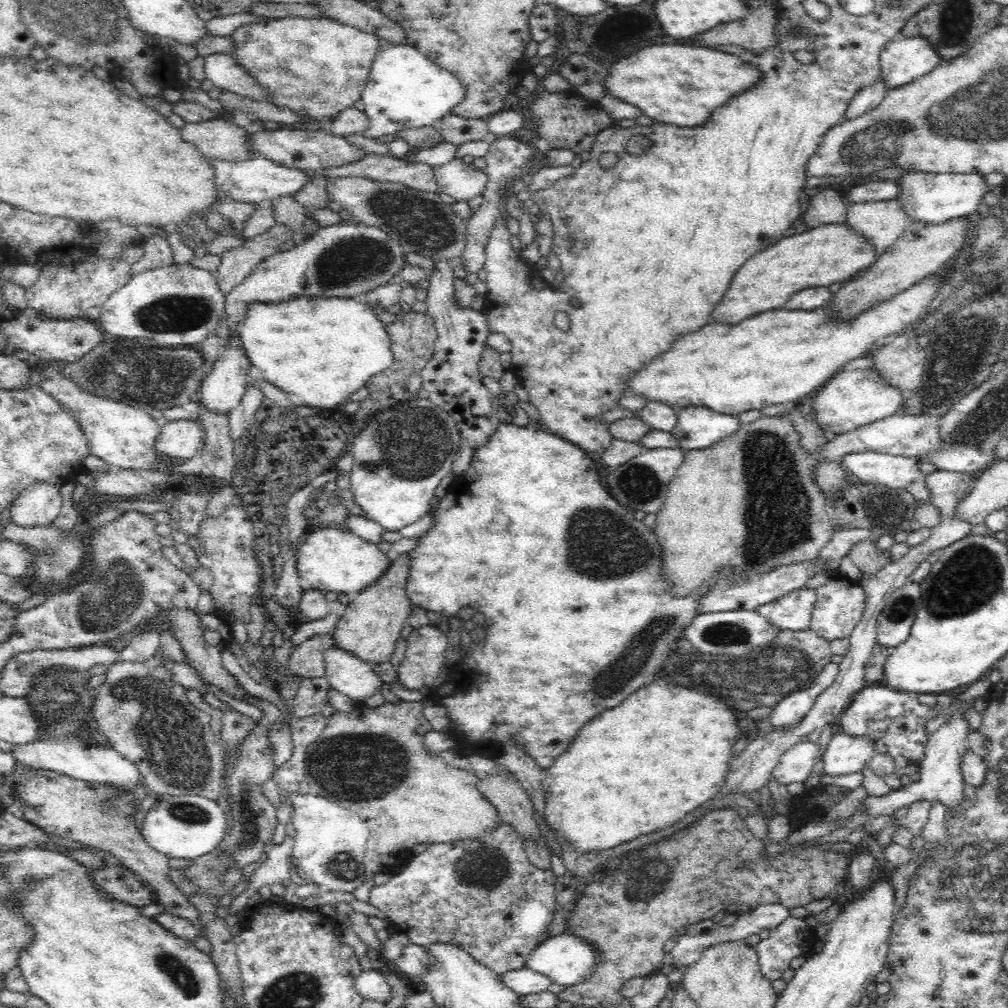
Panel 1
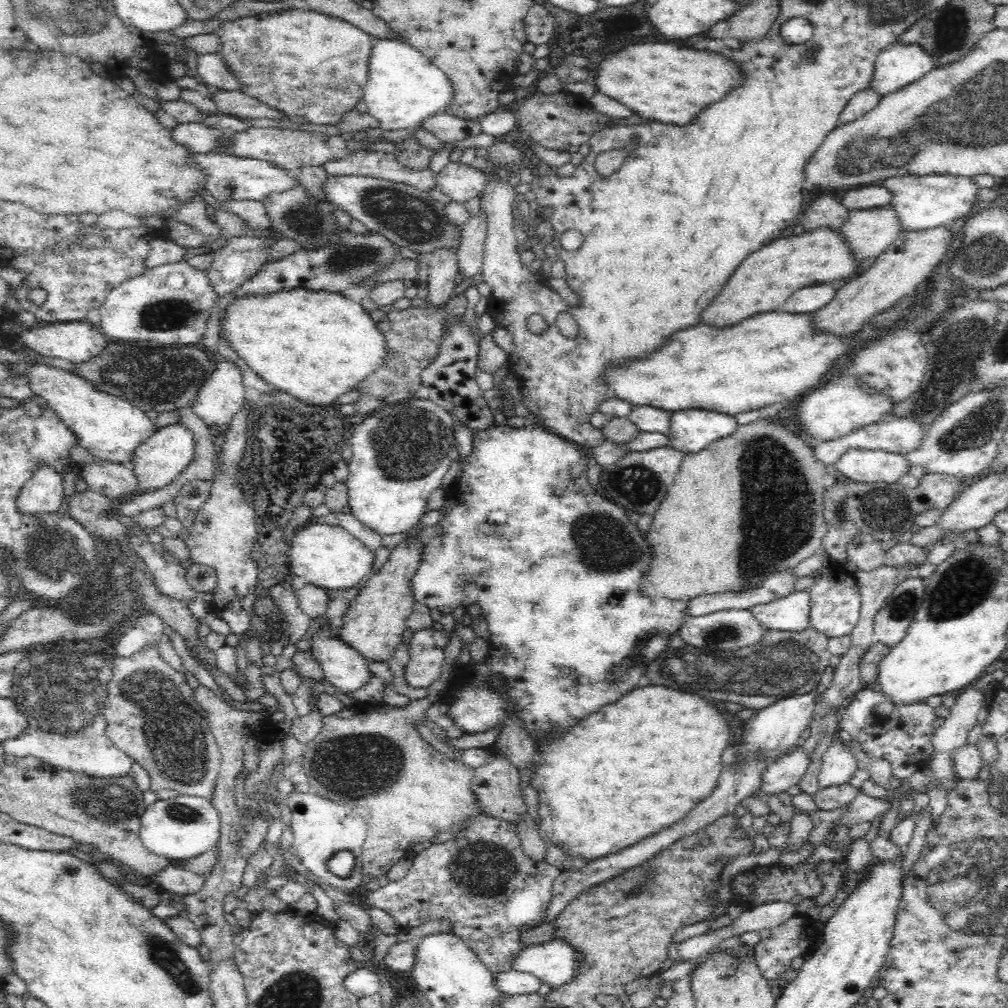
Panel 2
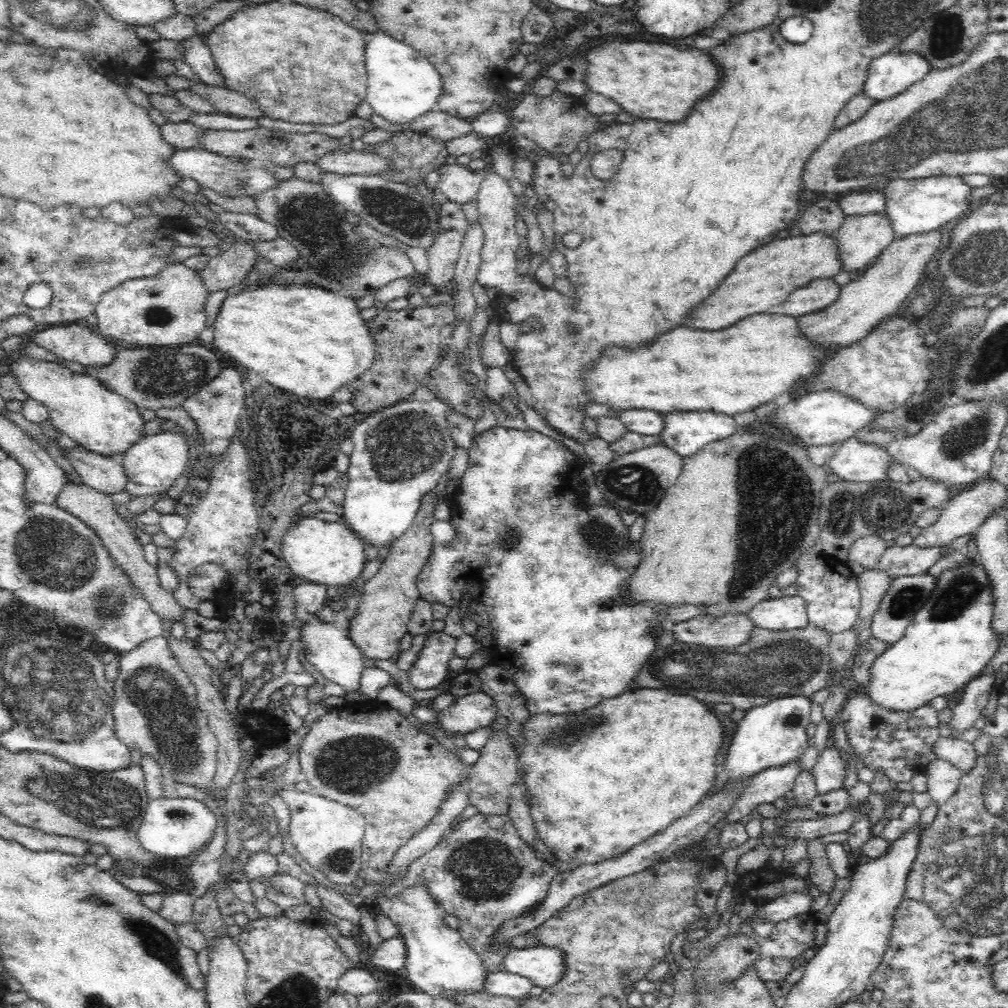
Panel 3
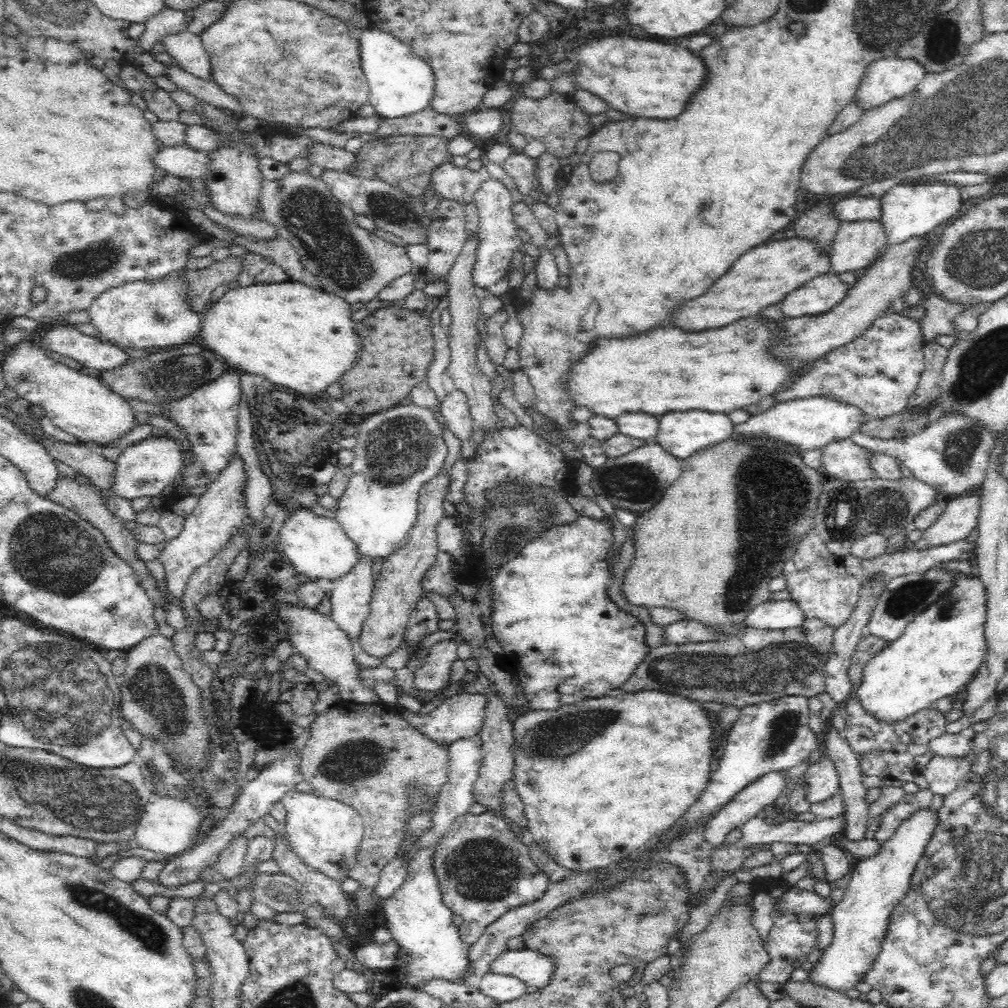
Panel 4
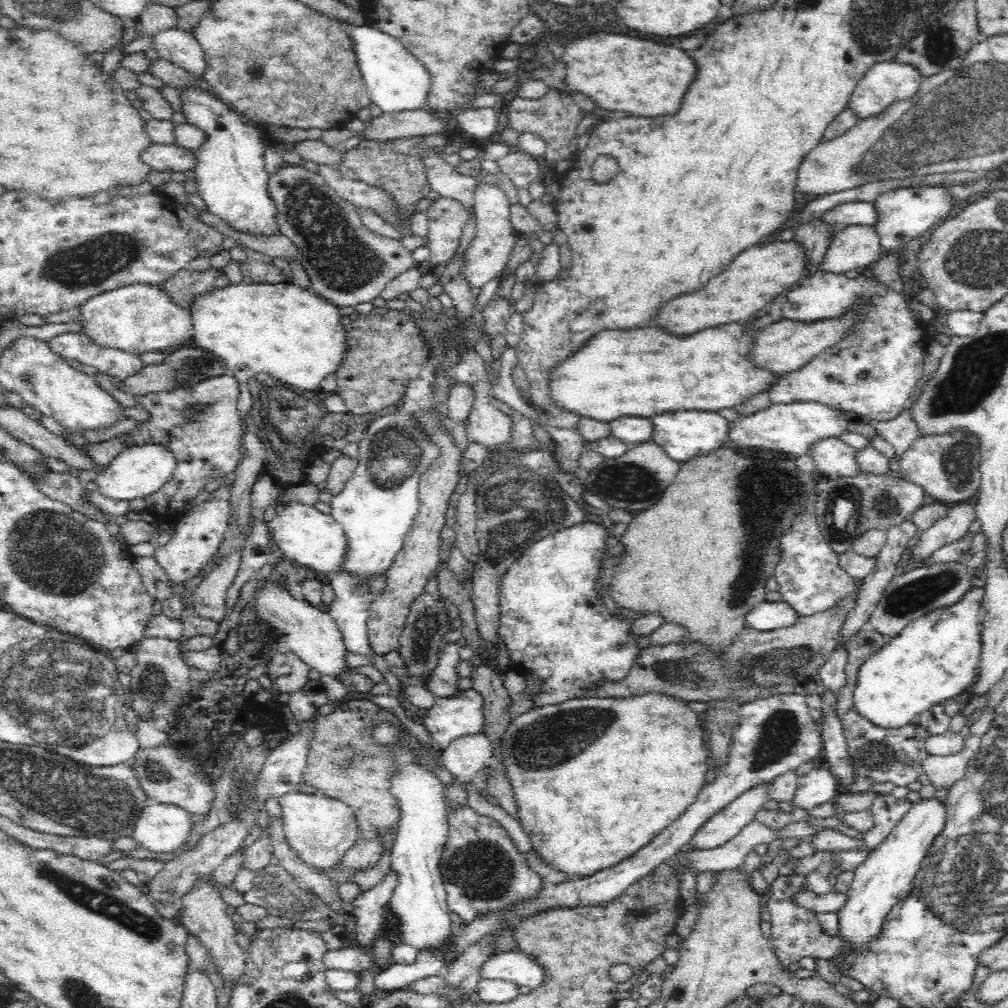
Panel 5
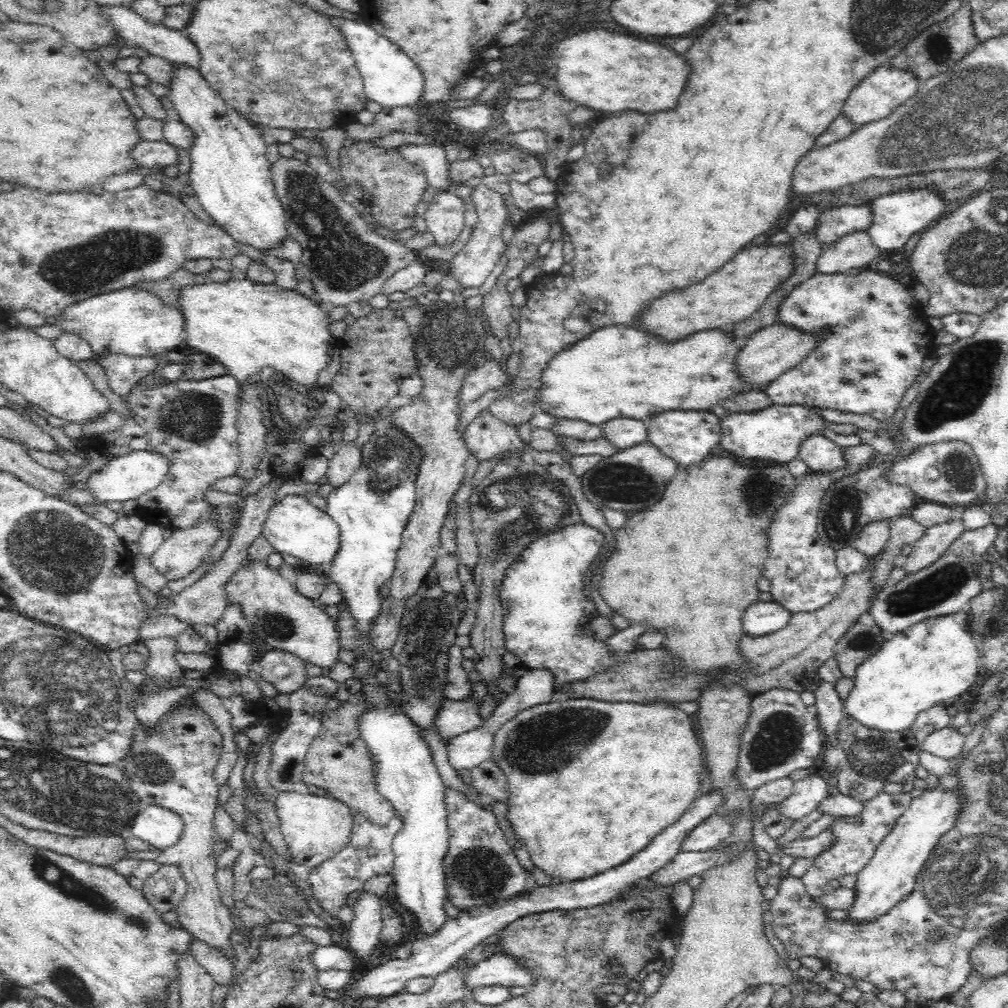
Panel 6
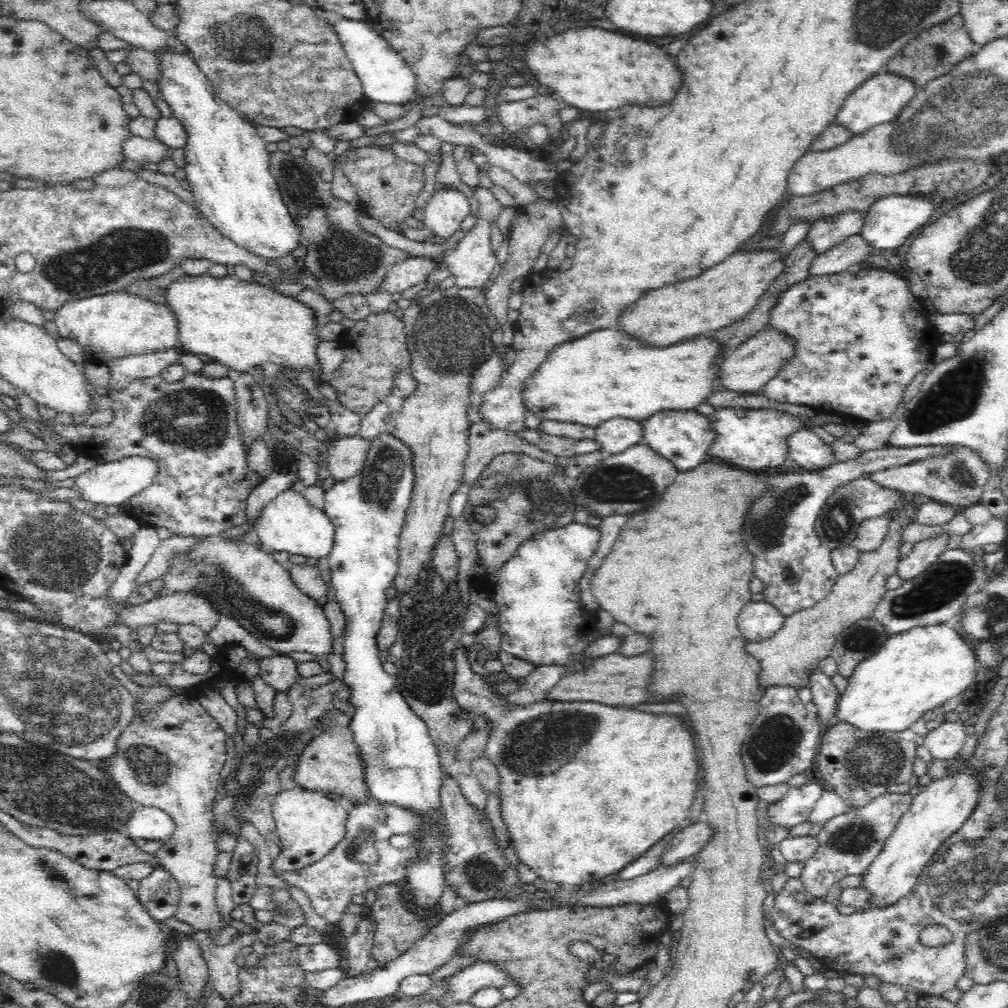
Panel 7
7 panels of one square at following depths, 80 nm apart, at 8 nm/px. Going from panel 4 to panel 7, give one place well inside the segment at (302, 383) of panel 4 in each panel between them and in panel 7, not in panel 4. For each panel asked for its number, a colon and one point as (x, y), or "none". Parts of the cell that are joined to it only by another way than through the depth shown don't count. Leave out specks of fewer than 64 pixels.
5: (295, 336)
6: (246, 326)
7: (241, 324)

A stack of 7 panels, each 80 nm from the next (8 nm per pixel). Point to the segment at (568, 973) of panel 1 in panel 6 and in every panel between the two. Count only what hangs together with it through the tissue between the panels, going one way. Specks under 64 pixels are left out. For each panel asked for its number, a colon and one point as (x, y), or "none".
2: (553, 963)
3: (542, 967)
4: (532, 969)
5: (513, 967)
6: (496, 970)

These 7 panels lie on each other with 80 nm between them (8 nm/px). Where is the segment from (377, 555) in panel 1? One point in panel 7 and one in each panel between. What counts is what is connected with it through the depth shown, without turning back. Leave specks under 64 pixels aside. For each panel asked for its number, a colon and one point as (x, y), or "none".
2: (328, 556)
3: (324, 552)
4: (317, 546)
5: (313, 539)
6: (293, 526)
7: (288, 523)

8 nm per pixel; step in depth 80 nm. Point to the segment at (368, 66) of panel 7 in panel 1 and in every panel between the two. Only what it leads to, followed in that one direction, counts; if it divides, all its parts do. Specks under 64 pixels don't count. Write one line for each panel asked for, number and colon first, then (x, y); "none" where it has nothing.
1: (405, 89)
2: (403, 88)
3: (401, 84)
4: (400, 83)
5: (395, 80)
6: (389, 77)

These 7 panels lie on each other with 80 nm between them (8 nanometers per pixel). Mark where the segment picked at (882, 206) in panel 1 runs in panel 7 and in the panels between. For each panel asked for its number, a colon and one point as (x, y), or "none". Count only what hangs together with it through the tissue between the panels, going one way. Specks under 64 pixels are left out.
2: (868, 233)
3: (860, 240)
4: (856, 245)
5: (856, 247)
6: (856, 250)
7: (853, 250)

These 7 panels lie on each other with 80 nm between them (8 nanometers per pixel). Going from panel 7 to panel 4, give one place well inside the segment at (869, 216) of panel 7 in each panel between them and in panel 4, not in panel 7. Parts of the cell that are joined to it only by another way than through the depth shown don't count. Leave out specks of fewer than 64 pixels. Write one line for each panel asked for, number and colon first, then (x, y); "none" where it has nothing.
4: (909, 210)
5: (905, 213)
6: (895, 217)

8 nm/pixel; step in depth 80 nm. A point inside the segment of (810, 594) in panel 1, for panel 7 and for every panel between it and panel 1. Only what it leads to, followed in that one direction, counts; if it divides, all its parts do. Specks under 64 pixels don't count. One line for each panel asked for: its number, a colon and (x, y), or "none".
2: (791, 612)
3: (783, 613)
4: (776, 615)
5: (765, 616)
6: (762, 618)
7: (758, 620)

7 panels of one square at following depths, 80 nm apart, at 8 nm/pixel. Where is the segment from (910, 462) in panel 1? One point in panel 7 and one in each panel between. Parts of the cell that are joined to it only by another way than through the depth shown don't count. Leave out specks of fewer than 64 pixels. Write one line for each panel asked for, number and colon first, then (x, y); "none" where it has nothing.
2: (860, 465)
3: (852, 461)
4: (844, 460)
5: (832, 458)
6: (819, 454)
7: (805, 449)

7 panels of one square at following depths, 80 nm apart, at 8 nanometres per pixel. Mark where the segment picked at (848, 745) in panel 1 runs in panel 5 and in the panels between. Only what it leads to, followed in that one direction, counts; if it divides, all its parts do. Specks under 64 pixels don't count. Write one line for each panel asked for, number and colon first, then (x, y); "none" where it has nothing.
2: (838, 765)
3: (828, 771)
4: (823, 783)
5: (818, 785)

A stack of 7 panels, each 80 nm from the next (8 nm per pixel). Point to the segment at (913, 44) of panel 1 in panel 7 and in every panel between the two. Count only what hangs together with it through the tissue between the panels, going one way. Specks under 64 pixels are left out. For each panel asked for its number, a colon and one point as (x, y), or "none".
2: (898, 65)
3: (892, 74)
4: (890, 78)
5: (885, 83)
6: (885, 89)
7: (881, 99)

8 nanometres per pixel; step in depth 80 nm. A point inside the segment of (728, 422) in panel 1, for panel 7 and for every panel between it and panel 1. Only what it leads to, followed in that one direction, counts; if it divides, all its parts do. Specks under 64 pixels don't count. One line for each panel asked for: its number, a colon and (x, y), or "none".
2: (690, 431)
3: (685, 433)
4: (682, 434)
5: (684, 435)
6: (686, 437)
7: (683, 437)

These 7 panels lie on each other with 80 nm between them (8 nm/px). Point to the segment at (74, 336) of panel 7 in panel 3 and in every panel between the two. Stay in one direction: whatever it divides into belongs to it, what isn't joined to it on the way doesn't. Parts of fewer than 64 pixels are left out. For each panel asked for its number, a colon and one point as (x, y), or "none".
3: (161, 311)
4: (141, 314)
5: (139, 318)
6: (132, 322)

